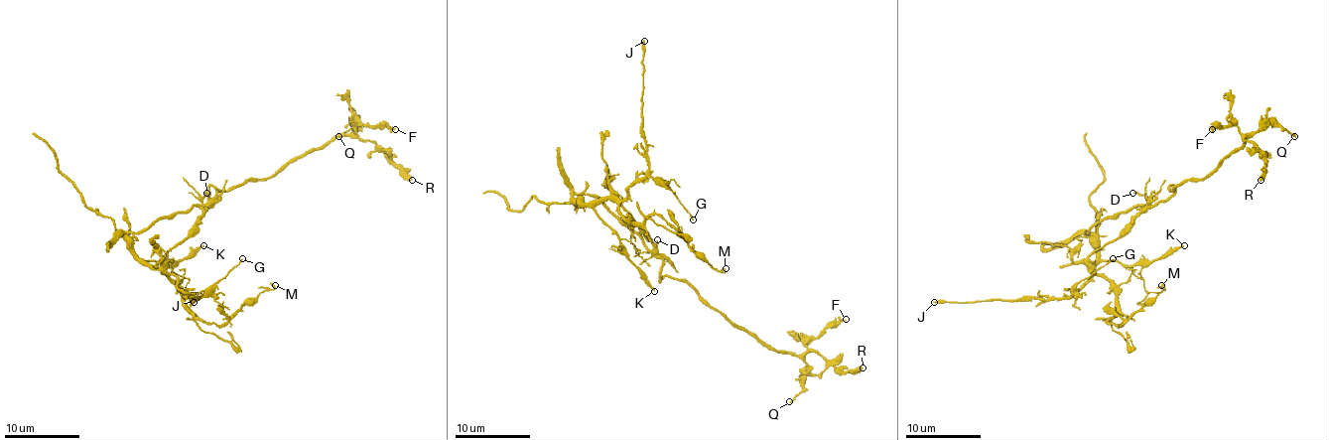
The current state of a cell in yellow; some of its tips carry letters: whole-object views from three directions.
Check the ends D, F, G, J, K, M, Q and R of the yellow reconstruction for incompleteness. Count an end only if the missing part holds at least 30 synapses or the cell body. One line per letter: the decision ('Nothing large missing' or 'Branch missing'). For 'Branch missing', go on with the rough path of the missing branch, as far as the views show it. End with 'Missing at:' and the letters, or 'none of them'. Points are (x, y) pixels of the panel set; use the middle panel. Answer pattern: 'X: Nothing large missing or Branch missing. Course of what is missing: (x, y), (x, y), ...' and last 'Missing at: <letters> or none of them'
D: Nothing large missing
F: Nothing large missing
G: Nothing large missing
J: Nothing large missing
K: Nothing large missing
M: Nothing large missing
Q: Nothing large missing
R: Nothing large missing
Missing at: none of them

